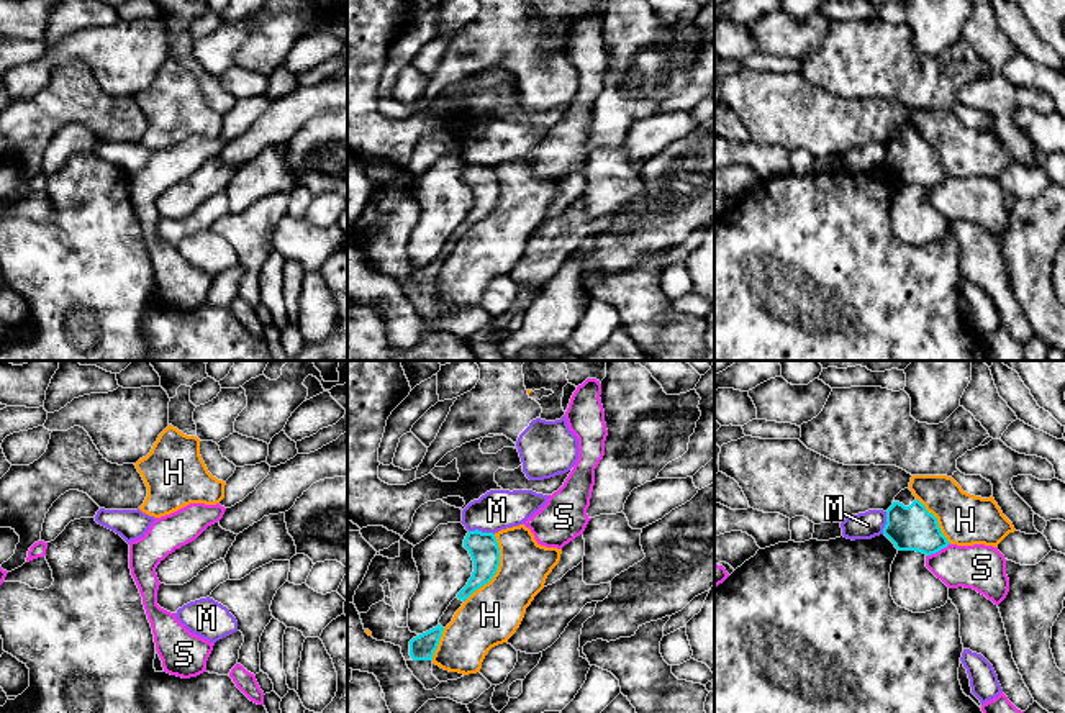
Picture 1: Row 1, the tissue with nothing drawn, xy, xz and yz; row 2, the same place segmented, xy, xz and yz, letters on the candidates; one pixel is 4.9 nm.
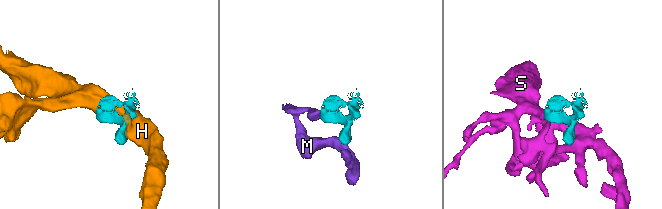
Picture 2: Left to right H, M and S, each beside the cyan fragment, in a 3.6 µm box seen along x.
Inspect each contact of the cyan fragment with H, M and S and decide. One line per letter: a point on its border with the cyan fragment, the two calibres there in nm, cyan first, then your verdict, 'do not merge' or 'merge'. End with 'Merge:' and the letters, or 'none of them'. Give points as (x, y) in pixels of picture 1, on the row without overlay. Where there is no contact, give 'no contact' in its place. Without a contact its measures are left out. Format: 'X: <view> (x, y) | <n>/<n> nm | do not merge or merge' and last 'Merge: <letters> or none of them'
H: xz (497, 202) | 150/280 nm | do not merge
M: xz (482, 166) | 150/200 nm | do not merge
S: yz (938, 184) | 220/220 nm | do not merge
Merge: none of them

